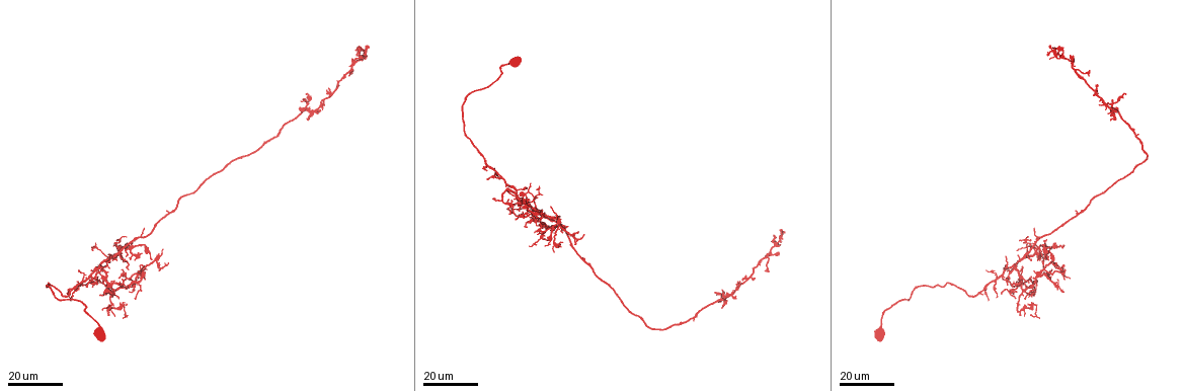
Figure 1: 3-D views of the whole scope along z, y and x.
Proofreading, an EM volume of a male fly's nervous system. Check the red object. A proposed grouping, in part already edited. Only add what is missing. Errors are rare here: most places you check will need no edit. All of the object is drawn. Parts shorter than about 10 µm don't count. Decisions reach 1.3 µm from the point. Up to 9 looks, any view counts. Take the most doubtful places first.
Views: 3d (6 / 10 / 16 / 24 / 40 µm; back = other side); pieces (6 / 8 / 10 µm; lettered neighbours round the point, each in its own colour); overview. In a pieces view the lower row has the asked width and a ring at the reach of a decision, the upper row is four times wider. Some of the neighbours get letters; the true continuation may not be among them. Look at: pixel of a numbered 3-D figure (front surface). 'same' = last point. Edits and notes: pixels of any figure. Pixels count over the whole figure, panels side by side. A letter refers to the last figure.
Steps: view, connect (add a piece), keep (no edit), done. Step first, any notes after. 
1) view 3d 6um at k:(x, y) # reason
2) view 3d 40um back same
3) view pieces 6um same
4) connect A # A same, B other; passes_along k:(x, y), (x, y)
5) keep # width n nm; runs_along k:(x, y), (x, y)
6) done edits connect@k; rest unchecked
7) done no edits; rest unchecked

view 3d 16um at 1:(365, 55) # long arm stops here

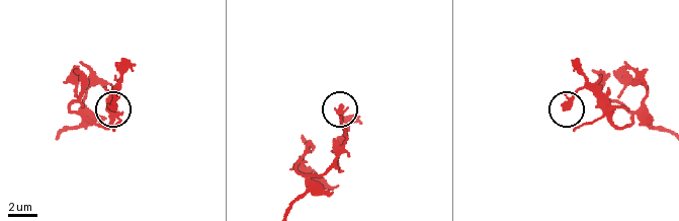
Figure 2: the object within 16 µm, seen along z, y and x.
view pieces 10um at 2:(340, 107) # what lies round it

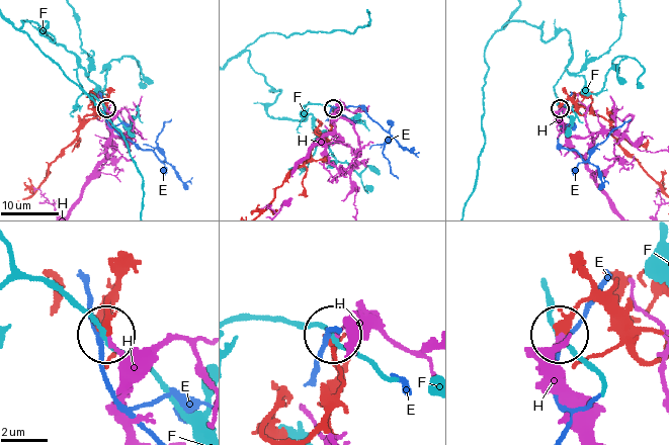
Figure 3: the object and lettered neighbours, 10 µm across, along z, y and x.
keep # E other, F other, H other; runs_along 3:(629, 153), (601, 117), (580, 113), (568, 100), (560, 106); no lettered piece goes on from it

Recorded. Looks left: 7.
view 3d 16um at 1:(1097, 86) # branch stops here

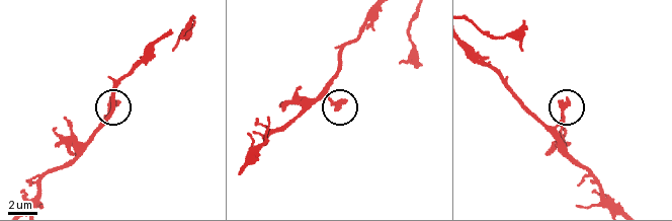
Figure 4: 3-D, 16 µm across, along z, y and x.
view 3d 6um at 4:(566, 99)

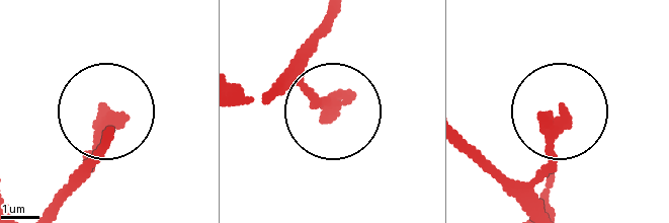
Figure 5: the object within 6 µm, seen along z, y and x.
view pieces 6um at 5:(559, 109)

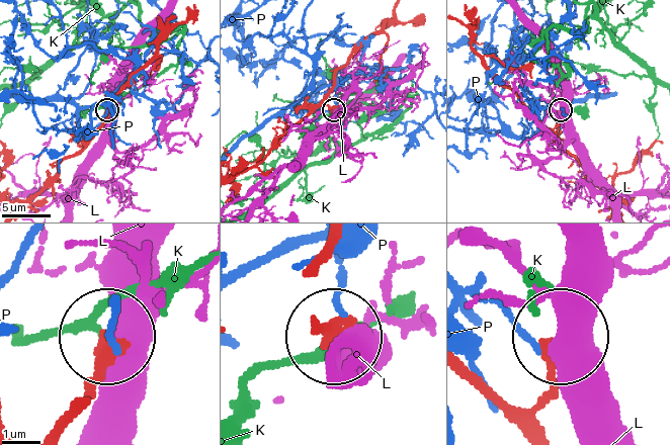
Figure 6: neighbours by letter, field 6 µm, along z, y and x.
keep # K other, L other, P other; none of them fits

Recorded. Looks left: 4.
view 3d 24um at 1:(1020, 315) # tapers out

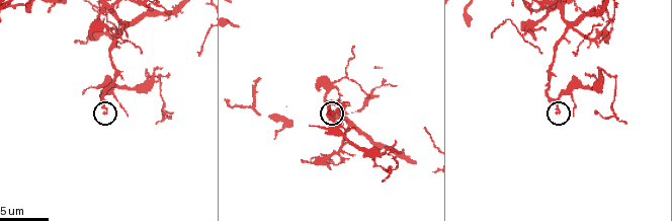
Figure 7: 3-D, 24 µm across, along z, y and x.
view pieces 6um at 7:(104, 112) # see the neighbours

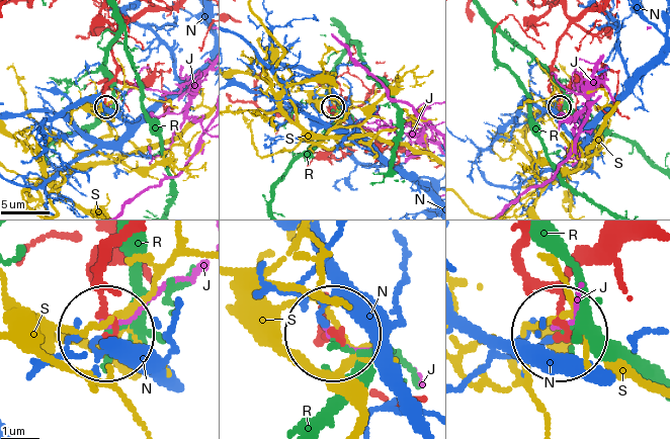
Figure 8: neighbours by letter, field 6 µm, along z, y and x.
keep # J other, N other, R other, S other; runs_along 8:(564, 11), (569, 26), (557, 51), (551, 86), (559, 105); none of them fits

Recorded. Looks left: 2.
view 3d 16um at 1:(359, 49) # an open end

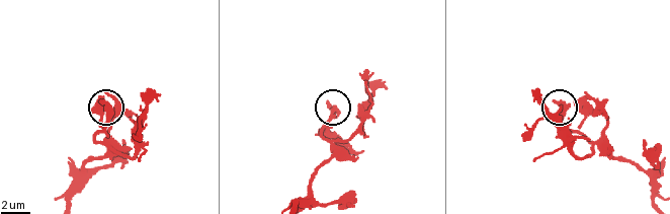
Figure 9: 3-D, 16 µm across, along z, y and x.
view pieces 10um at 9:(102, 100)

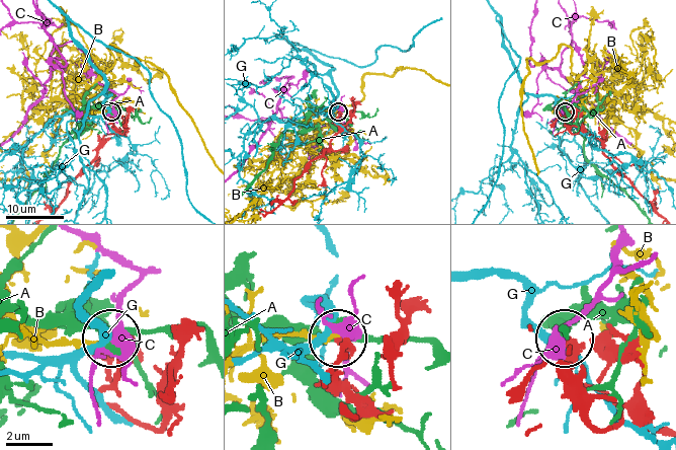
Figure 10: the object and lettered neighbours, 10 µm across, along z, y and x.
keep # A other, B other, C other, G other; runs_along 10:(109, 408), (101, 398), (115, 375), (111, 343); no lettered piece goes on from it

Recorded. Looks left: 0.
done no edits; rest unchecked

